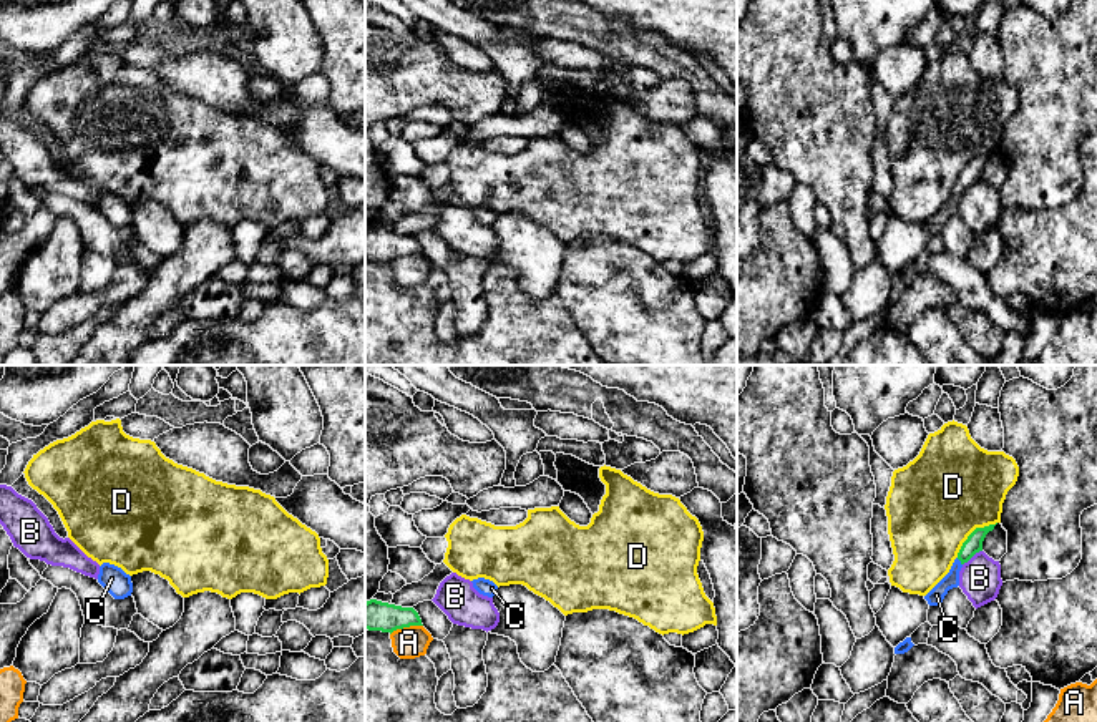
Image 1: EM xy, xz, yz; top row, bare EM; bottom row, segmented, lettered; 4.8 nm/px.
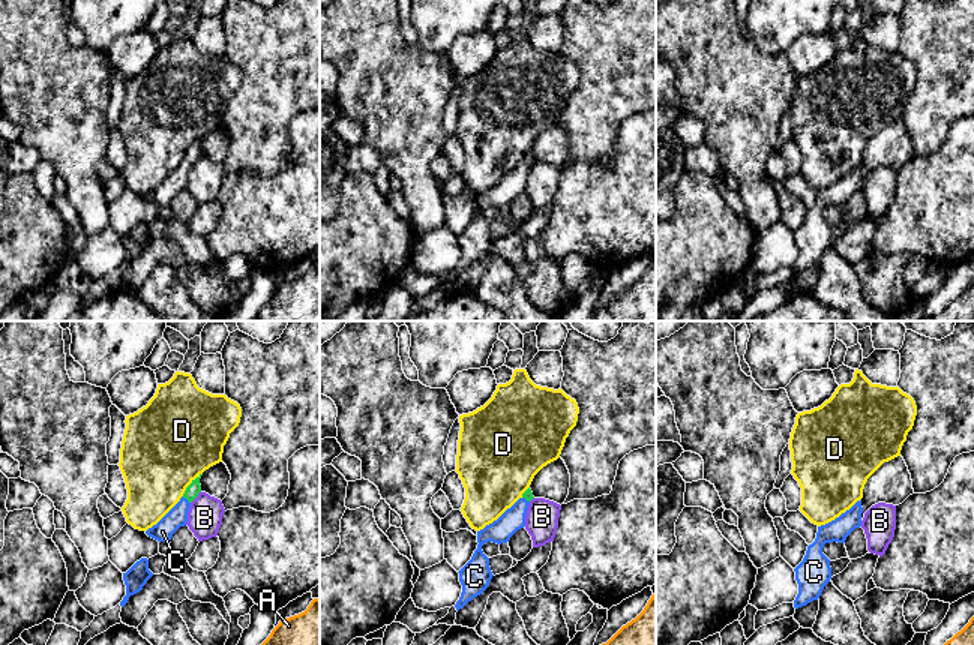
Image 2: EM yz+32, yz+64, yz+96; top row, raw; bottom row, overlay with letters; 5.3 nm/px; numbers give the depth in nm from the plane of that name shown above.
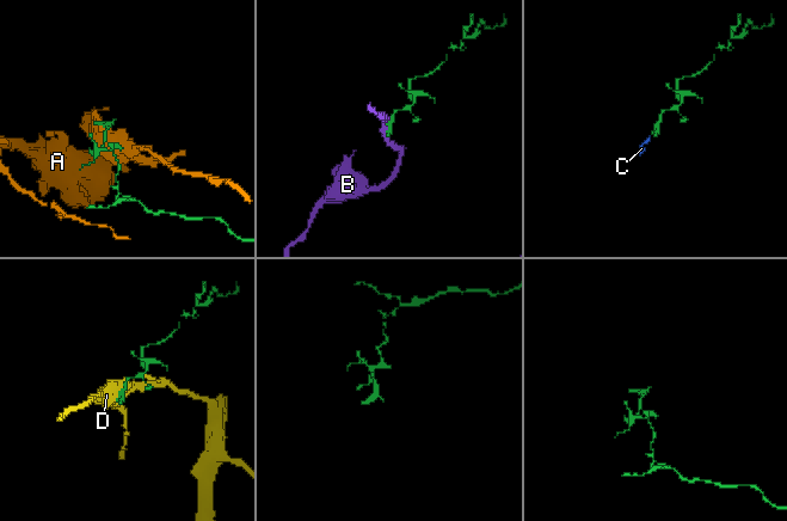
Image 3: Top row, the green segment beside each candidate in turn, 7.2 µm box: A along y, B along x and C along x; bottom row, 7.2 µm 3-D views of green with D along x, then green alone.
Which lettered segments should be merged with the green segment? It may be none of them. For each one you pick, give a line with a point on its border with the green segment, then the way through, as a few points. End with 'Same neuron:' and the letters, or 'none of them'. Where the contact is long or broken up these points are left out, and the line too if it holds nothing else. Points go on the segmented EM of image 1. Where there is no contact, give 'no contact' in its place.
C: meets green in yz at (960, 560); runs through yz (973, 545), (960, 560), (951, 580)
Same neuron: C

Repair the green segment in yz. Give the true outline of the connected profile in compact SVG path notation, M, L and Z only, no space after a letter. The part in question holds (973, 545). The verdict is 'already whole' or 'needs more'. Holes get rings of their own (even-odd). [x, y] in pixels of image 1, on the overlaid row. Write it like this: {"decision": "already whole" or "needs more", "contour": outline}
{"decision": "needs more", "contour": "M996 524L976 528L963 543L958 558L954 559L949 573L924 596L929 606L941 606L949 589L959 586L959 571L976 553L982 551L982 541Z"}

